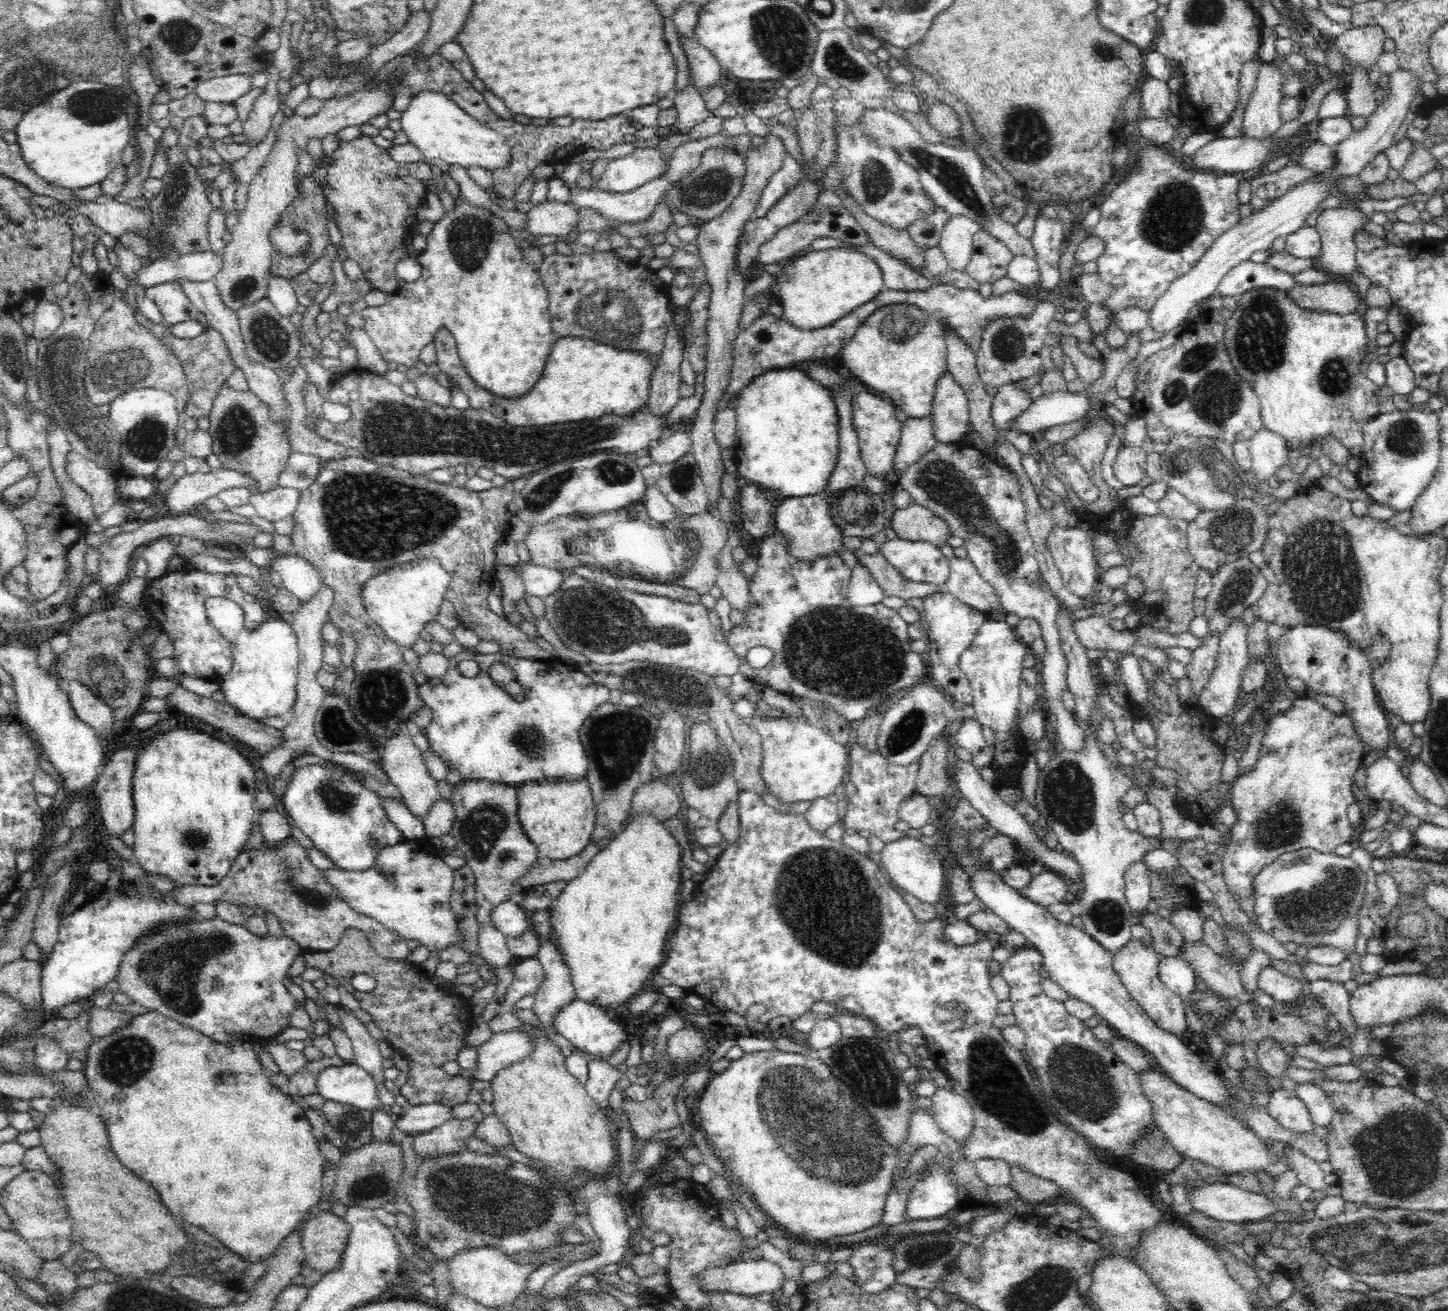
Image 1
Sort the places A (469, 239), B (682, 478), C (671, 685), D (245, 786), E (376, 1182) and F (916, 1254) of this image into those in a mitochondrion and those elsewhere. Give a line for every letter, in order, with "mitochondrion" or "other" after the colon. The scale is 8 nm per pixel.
A: mitochondrion
B: mitochondrion
C: mitochondrion
D: other
E: mitochondrion
F: mitochondrion

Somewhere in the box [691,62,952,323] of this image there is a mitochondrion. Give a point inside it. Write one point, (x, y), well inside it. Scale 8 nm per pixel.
(876, 183)

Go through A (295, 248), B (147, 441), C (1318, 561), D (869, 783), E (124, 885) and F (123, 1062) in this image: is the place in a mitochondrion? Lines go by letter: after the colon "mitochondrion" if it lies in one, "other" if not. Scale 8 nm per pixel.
A: mitochondrion
B: mitochondrion
C: mitochondrion
D: other
E: other
F: mitochondrion

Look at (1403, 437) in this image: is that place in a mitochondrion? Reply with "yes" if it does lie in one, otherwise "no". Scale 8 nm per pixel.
yes

